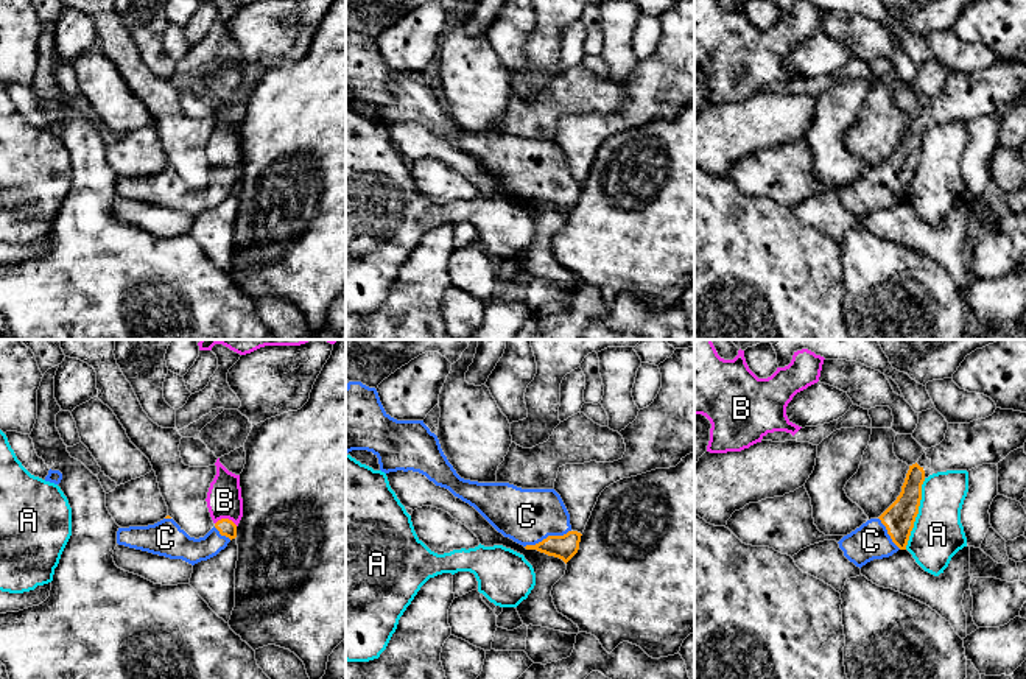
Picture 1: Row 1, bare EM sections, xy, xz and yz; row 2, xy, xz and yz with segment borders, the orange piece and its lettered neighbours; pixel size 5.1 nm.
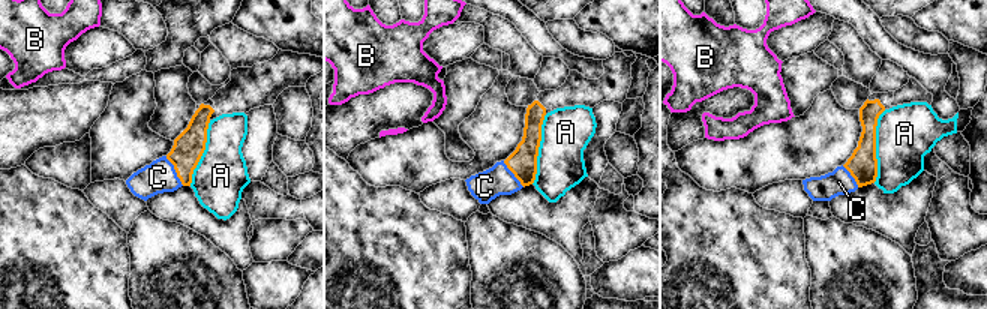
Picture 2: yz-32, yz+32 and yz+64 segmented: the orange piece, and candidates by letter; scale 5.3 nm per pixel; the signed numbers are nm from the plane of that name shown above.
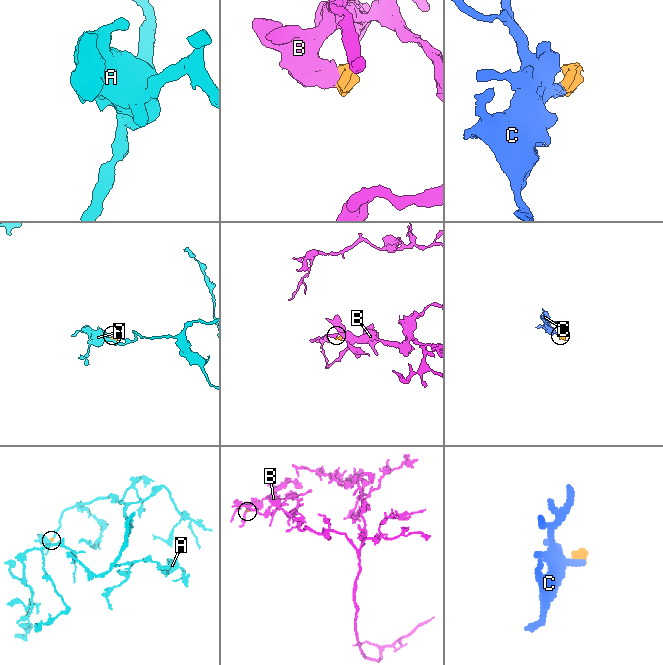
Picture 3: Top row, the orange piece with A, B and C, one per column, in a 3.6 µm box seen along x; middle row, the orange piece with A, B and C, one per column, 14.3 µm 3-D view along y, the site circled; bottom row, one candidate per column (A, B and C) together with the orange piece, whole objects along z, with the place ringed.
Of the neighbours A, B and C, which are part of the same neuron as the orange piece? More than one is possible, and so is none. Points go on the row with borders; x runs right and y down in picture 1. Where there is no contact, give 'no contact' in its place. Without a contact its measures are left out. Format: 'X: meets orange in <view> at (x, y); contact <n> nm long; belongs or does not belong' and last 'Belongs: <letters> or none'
A: meets orange in yz at (917, 513); contact 380 nm long; does not belong
B: meets orange in xy at (226, 519); contact 120 nm long; does not belong
C: meets orange in xz at (548, 536); contact 260 nm long; belongs
Belongs: C

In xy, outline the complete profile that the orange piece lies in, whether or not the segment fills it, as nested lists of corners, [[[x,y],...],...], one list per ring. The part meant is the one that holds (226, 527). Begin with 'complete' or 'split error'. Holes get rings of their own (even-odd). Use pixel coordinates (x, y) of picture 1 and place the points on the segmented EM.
split error; [[[170,515],[148,526],[118,528],[117,544],[191,565],[216,556],[237,537],[237,525],[221,519],[199,539],[190,537]]]

